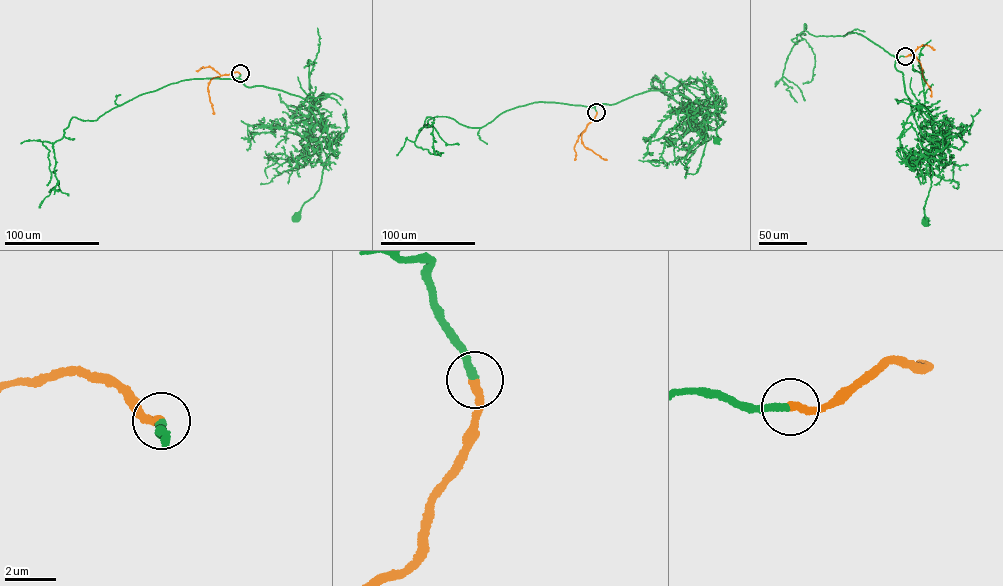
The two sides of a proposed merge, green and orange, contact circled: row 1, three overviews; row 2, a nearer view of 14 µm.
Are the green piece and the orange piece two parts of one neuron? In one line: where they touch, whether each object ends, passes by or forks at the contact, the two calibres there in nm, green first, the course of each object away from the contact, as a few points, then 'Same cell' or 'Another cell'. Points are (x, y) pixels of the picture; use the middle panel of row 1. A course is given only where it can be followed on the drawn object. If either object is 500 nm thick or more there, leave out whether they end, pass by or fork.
Place: (596, 112). At the ring green ends. At the ring orange ends. Thickness 320 nm (green) against 320 nm. Course of green: (596, 112), (593, 107), (600, 103), (670, 90), (689, 99), (698, 116), (720, 115), (723, 120), (714, 140). Course of orange: (596, 112), (581, 140), (585, 147), (606, 159). Same cell

